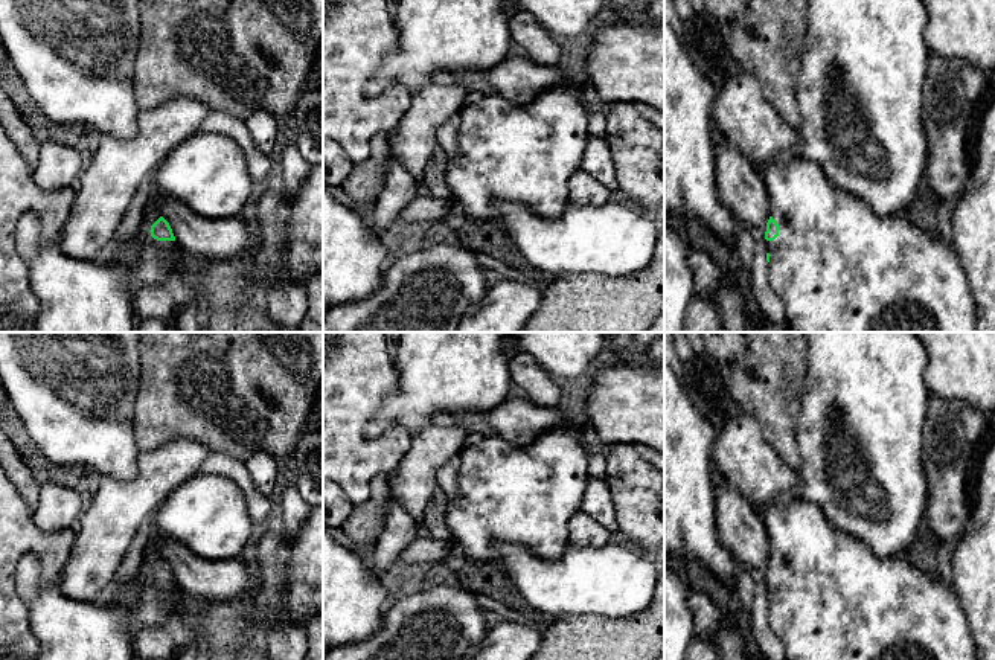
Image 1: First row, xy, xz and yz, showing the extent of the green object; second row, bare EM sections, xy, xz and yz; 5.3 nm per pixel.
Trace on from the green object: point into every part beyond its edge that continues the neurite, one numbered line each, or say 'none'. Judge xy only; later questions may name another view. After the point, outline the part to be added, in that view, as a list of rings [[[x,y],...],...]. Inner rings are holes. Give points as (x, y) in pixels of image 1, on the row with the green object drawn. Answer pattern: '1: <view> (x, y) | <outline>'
1: xy (207, 171) | [[[194,133],[178,143],[157,169],[149,204],[142,210],[140,258],[128,284],[131,293],[165,284],[174,271],[192,267],[192,259],[175,241],[151,236],[163,200],[177,198],[201,216],[226,219],[241,216],[251,192],[247,157],[233,139],[219,133]]]

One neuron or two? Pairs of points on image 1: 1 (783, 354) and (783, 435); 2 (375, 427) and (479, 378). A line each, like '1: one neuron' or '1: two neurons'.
1: one neuron
2: one neuron

